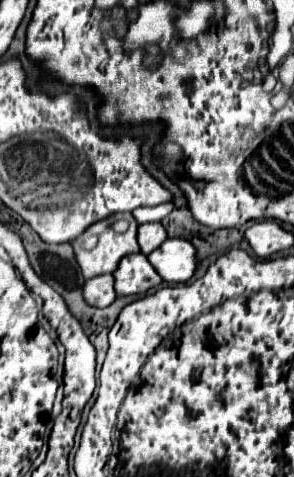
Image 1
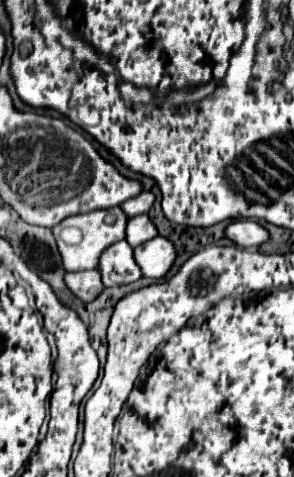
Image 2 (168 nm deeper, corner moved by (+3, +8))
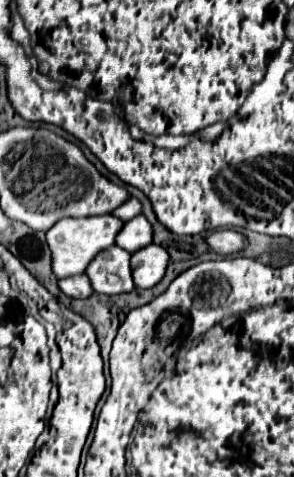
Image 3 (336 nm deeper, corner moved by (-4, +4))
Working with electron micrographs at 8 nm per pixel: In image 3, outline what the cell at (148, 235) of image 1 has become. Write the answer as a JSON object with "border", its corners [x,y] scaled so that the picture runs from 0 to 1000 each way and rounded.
{"border":[[[469,449],[449,461],[435,461],[422,478],[401,486],[395,512],[442,532],[476,520],[497,520],[503,512],[517,512],[517,474],[483,449]]]}

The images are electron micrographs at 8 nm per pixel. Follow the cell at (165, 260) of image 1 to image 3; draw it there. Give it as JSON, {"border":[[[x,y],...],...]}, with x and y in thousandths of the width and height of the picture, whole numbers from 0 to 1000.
{"border":[[[510,512],[469,528],[449,532],[442,562],[449,562],[449,587],[463,604],[517,604],[531,600],[571,558],[571,528],[531,512]]]}

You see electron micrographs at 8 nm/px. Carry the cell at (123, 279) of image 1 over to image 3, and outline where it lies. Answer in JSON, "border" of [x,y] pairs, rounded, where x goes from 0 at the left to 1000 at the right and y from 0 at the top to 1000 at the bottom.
{"border":[[[401,516],[361,520],[320,537],[286,570],[333,616],[415,616],[456,608],[442,570],[442,532]]]}

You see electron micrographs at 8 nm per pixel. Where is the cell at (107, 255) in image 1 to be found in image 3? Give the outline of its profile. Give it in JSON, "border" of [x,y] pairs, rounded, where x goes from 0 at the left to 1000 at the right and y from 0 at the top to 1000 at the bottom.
{"border":[[[374,449],[306,453],[306,457],[211,457],[156,486],[156,507],[177,528],[177,570],[190,583],[231,583],[259,574],[286,574],[286,562],[327,537],[327,528],[388,512],[395,491],[415,478],[415,461],[395,461]]]}

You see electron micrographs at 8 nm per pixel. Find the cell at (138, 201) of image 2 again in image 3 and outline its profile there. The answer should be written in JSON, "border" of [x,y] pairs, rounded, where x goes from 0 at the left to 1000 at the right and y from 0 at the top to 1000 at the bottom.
{"border":[[[435,415],[408,436],[395,436],[395,440],[381,444],[381,453],[395,453],[395,457],[408,457],[408,461],[435,465],[435,461],[449,461],[456,453],[469,453],[469,449],[476,449],[476,440],[483,440],[476,423],[469,423],[463,415]]]}

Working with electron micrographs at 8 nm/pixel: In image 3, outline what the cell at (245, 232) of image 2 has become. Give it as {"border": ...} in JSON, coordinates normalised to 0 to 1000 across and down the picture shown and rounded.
{"border":[[[748,482],[748,486],[721,486],[714,495],[701,495],[701,512],[721,528],[776,537],[776,532],[810,528],[830,516],[830,499],[823,491],[796,482]]]}

